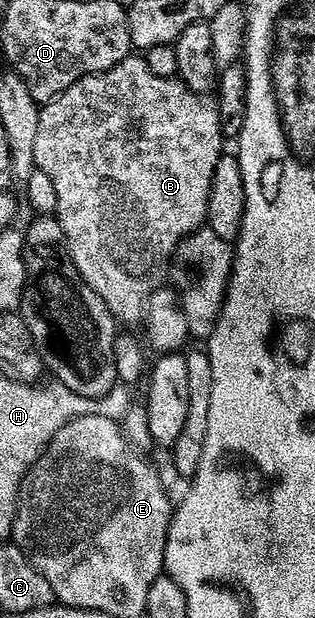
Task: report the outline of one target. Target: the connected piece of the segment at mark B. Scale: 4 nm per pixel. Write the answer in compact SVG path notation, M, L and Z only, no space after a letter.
M131 54L125 56L116 66L91 76L80 78L68 86L54 100L41 105L38 110L38 125L36 126L36 150L34 151L34 166L44 170L52 183L56 185L58 198L58 211L56 219L66 235L66 247L78 273L100 294L100 298L108 306L108 310L119 321L134 324L143 319L146 310L146 300L152 295L155 288L163 283L168 269L173 261L174 252L178 243L185 236L189 236L206 222L208 198L212 186L212 176L216 170L216 162L224 155L224 137L218 121L218 110L209 99L203 98L199 93L187 88L181 80L177 84L166 84L169 78L160 78L148 70L145 59L141 55Z

